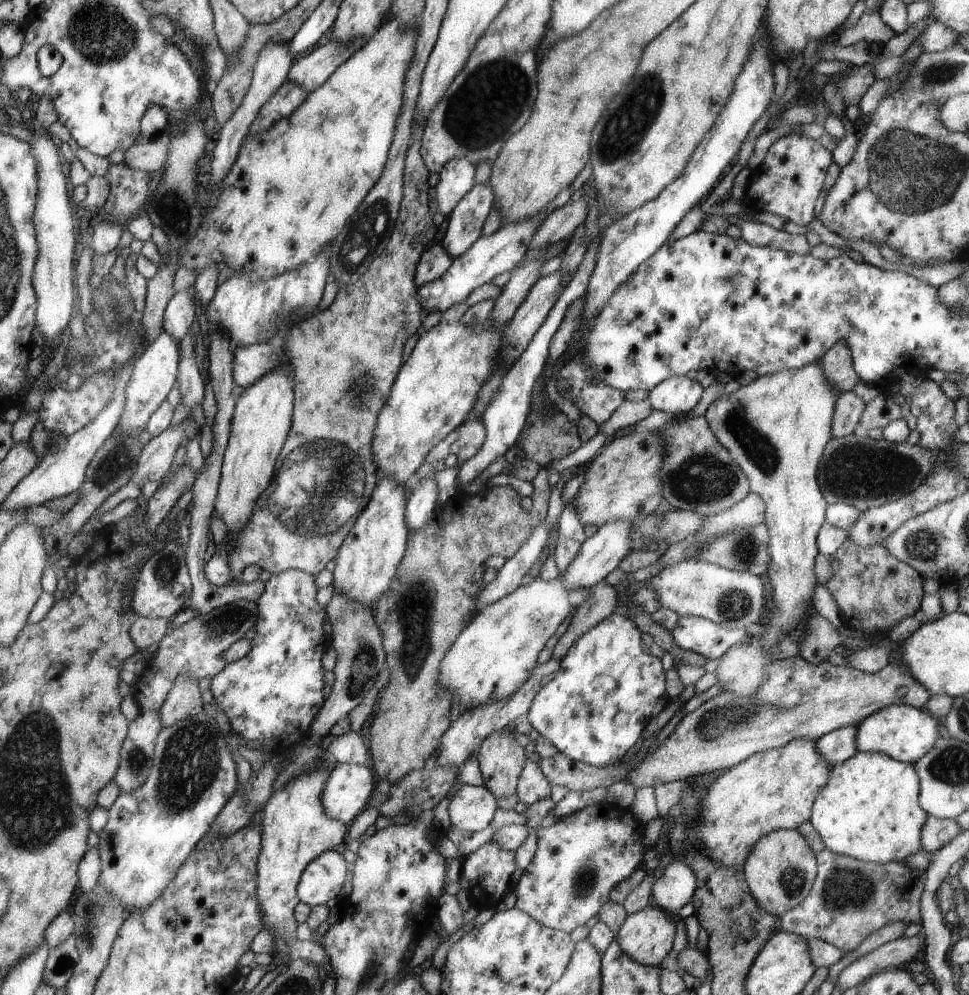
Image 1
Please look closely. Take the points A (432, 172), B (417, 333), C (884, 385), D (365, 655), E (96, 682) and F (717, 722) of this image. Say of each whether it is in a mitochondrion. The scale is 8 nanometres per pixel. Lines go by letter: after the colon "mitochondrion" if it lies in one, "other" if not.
A: other
B: other
C: other
D: mitochondrion
E: other
F: mitochondrion

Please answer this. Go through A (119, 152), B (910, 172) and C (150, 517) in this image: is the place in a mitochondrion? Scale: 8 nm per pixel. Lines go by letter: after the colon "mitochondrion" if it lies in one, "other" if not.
A: other
B: mitochondrion
C: other

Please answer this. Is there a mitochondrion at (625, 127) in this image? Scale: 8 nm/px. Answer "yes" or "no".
yes

